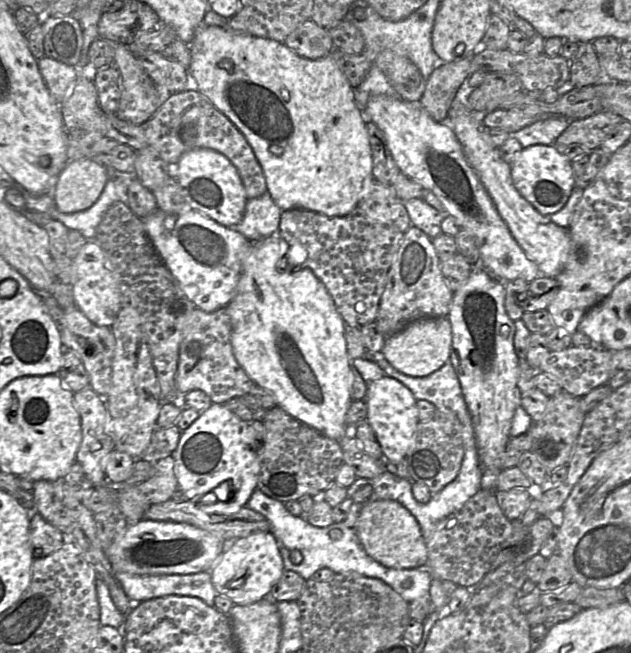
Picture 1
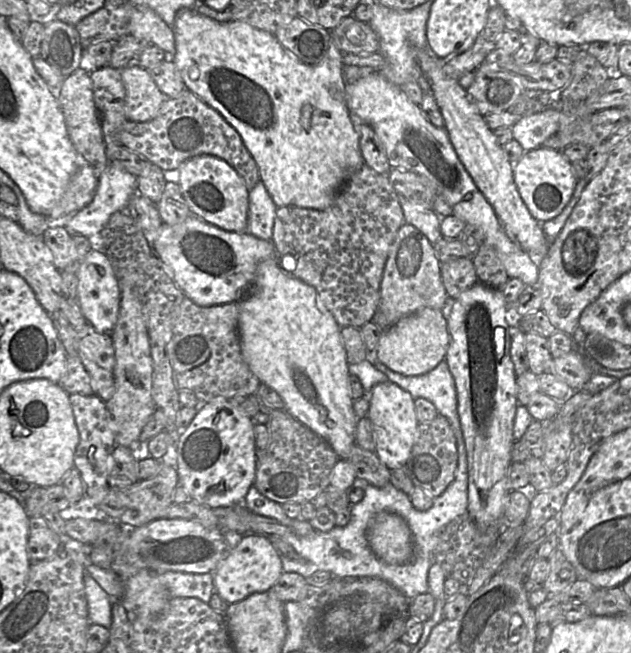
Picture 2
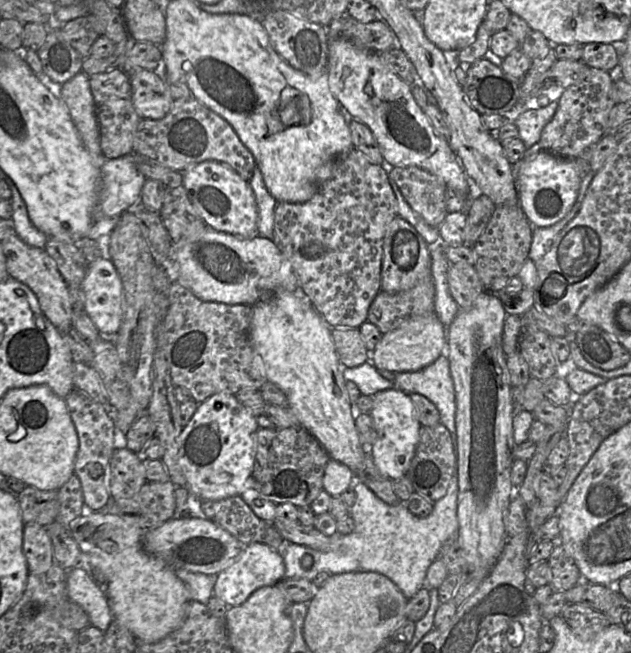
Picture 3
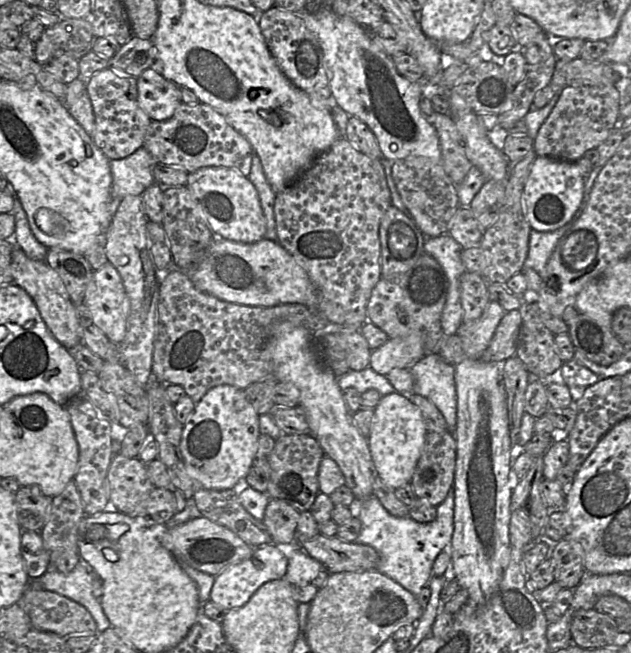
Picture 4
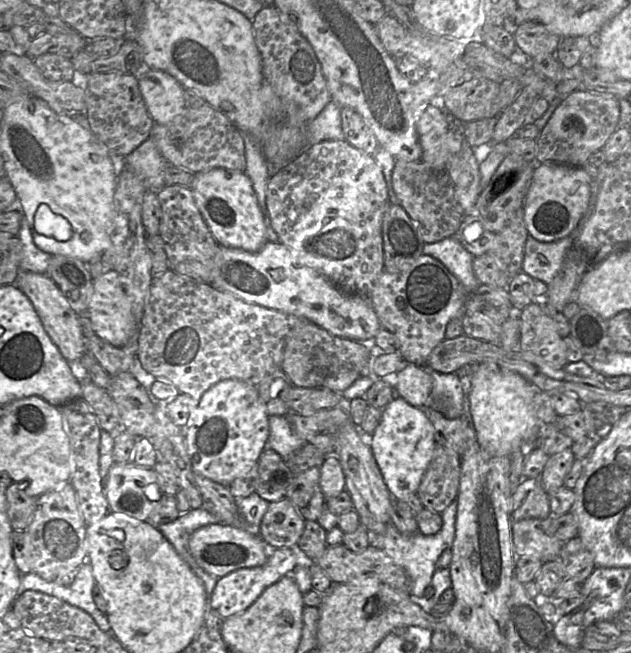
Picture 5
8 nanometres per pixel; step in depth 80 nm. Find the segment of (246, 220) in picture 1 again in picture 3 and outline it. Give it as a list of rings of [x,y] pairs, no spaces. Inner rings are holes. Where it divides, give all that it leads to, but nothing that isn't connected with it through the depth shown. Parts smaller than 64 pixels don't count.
[[[256,165],[253,176],[249,180],[254,192],[258,210],[258,234],[262,237],[273,240],[274,236],[274,215],[277,201],[269,193],[265,186],[262,173]]]

